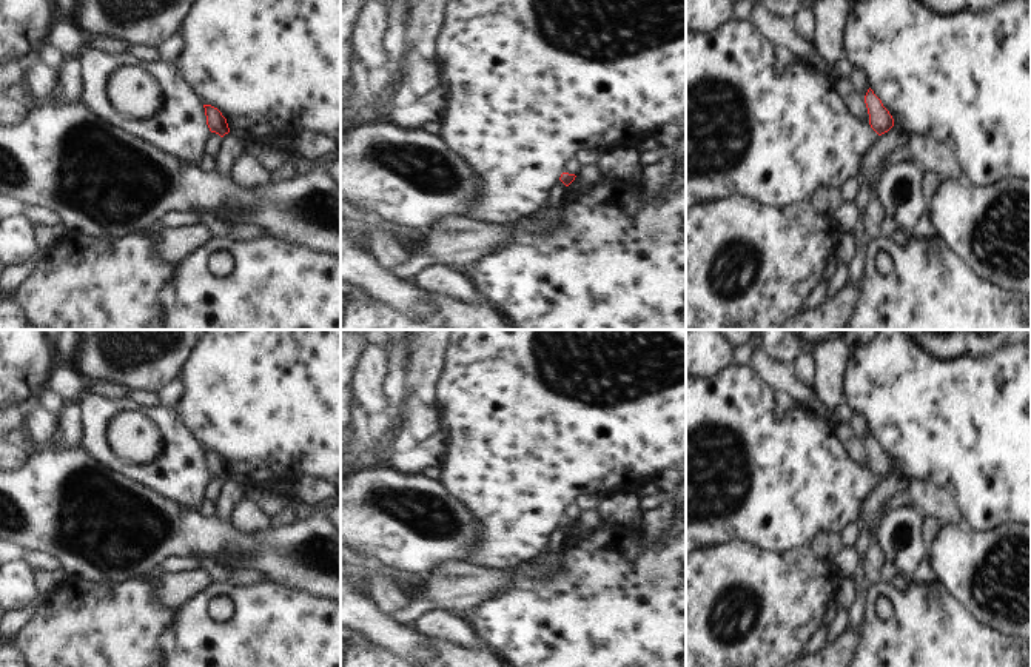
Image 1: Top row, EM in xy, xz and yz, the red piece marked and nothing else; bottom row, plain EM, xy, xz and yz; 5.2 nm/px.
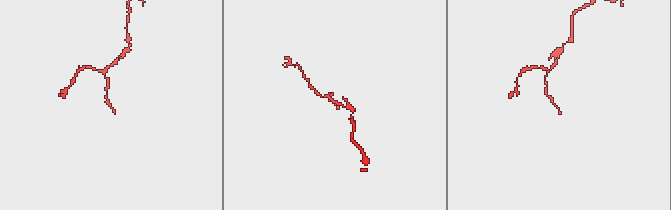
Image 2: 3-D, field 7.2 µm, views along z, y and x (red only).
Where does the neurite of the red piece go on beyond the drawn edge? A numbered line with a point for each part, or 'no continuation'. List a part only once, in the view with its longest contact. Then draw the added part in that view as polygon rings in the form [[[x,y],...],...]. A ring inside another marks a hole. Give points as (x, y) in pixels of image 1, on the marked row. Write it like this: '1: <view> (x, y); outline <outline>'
no continuation

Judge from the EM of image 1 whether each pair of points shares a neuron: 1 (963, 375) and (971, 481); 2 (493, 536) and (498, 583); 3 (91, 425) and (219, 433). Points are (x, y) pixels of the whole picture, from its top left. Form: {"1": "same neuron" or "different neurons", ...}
{"1": "same neuron", "2": "different neurons", "3": "different neurons"}

